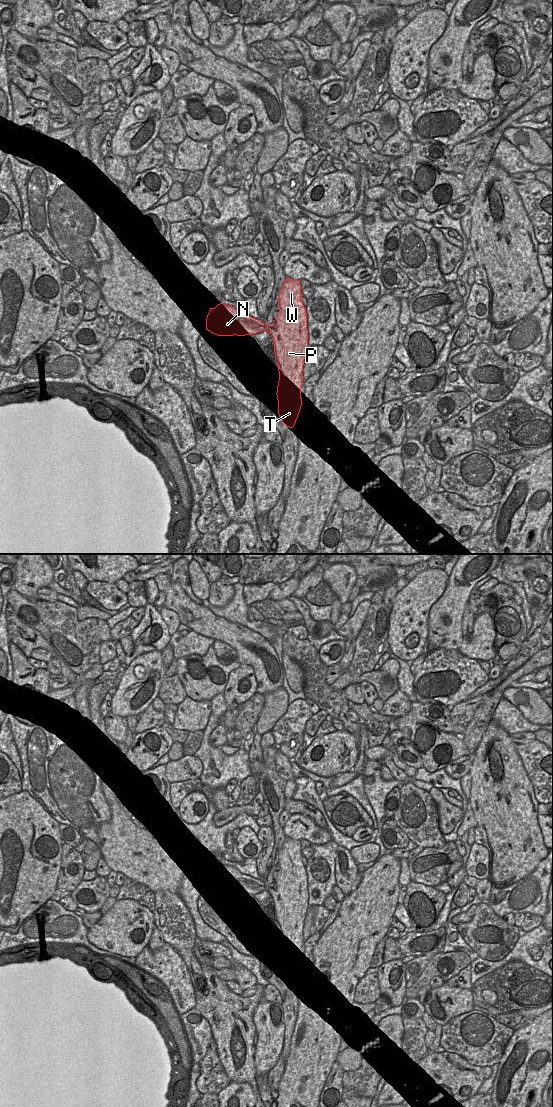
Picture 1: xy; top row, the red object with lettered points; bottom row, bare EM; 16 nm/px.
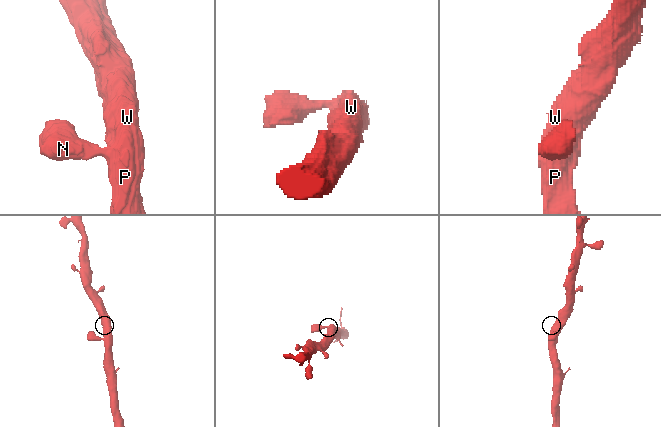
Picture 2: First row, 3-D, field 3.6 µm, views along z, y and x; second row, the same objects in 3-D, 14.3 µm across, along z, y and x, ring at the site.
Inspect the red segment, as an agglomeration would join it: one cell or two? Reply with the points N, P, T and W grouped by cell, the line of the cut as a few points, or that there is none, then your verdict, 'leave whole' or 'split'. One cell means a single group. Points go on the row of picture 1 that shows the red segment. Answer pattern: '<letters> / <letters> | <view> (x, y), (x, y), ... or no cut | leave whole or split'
N P T W | no cut | leave whole

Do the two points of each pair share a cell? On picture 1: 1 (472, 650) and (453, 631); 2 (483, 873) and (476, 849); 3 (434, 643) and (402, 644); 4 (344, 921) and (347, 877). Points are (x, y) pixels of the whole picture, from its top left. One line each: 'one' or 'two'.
1: two
2: one
3: two
4: two

